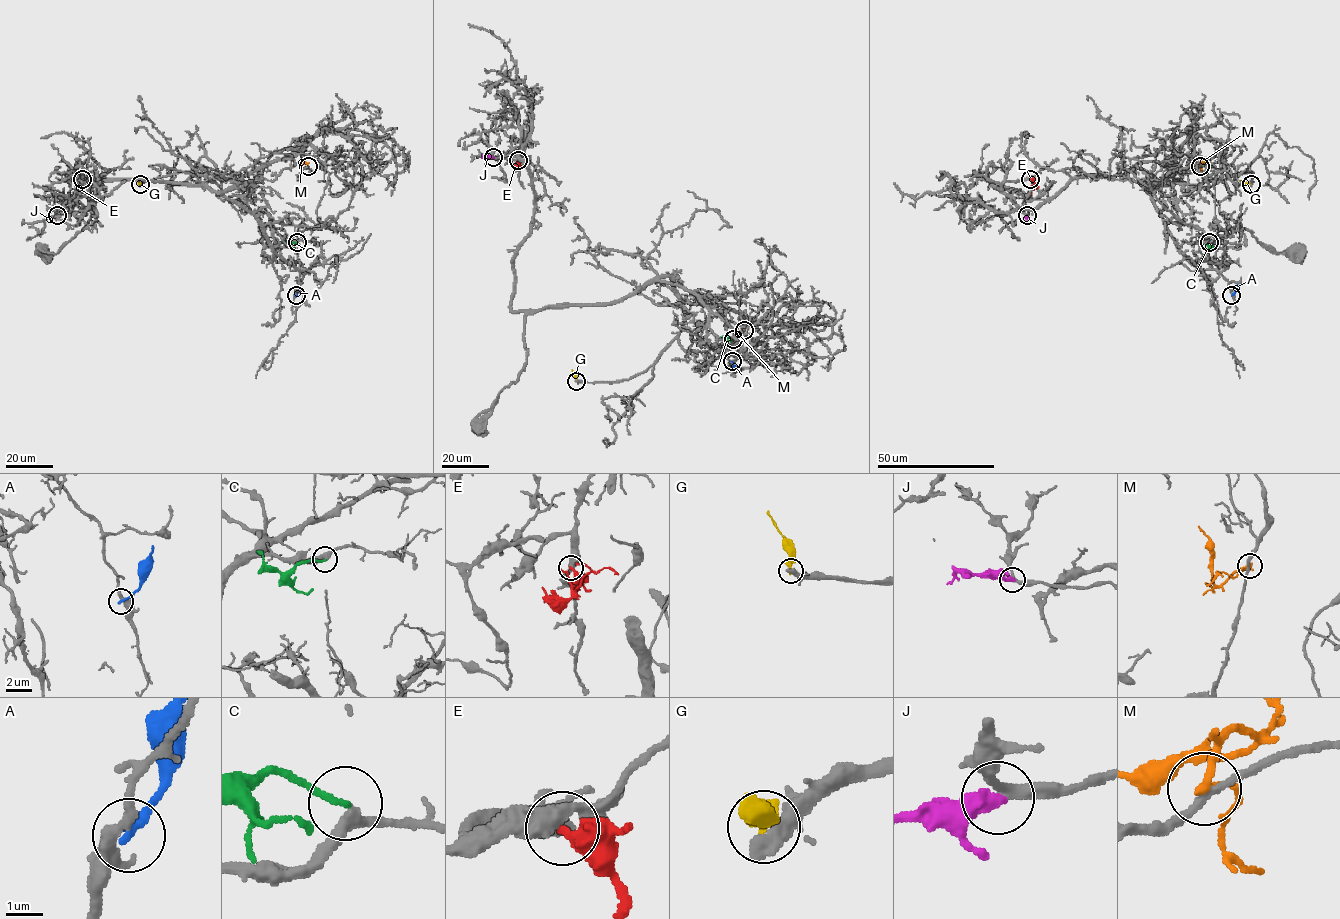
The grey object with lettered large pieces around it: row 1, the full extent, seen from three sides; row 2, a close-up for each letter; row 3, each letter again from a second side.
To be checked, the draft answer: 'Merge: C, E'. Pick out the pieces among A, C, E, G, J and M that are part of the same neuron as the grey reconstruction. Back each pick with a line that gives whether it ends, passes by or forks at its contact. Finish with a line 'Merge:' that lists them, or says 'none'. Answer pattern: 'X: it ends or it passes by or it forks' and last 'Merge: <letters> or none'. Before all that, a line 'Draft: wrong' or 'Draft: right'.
Draft: wrong
C: it ends
J: it ends
Merge: C, J

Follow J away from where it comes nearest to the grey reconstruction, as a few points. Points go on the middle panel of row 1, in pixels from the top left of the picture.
J: (493, 157), (481, 158)

